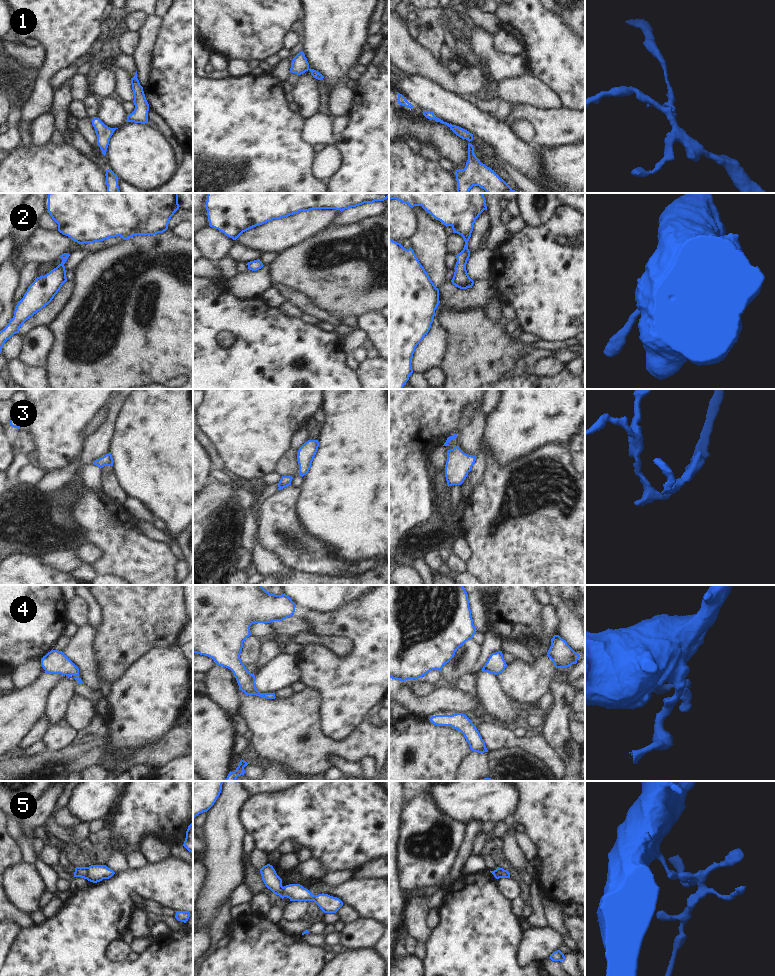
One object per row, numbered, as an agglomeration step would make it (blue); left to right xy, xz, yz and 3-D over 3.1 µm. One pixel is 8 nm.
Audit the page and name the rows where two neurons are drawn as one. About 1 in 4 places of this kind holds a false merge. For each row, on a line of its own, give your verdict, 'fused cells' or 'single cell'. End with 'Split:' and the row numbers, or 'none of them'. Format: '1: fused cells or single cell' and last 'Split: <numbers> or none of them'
1: single cell
2: single cell
3: single cell
4: single cell
5: fused cells
Split: 5

